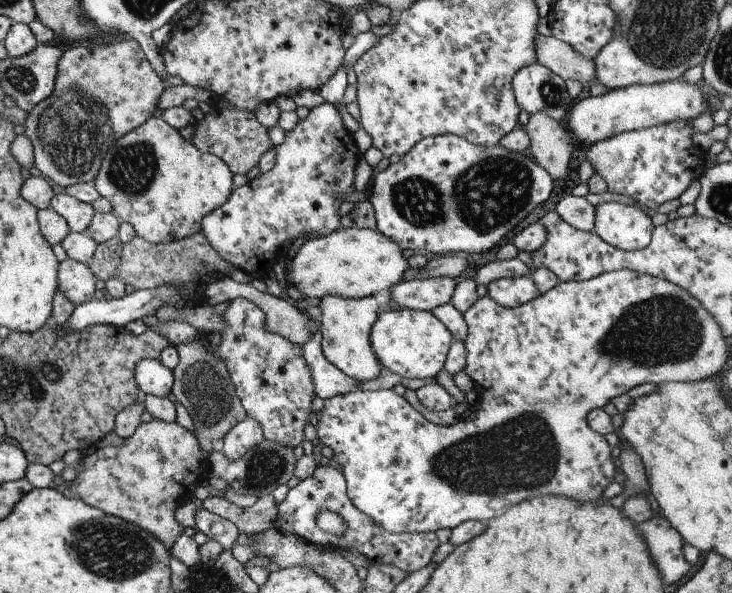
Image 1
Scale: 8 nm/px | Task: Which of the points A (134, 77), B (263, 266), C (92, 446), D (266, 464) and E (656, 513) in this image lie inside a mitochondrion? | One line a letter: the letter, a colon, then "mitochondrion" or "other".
A: other
B: other
C: other
D: mitochondrion
E: other

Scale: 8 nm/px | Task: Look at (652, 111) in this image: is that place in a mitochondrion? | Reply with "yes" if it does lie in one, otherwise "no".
no

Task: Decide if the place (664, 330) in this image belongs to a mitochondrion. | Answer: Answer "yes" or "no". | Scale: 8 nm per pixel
yes

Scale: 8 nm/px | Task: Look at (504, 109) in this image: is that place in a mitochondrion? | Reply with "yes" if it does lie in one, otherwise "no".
no

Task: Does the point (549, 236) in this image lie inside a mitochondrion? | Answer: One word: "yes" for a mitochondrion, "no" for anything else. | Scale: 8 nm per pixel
no

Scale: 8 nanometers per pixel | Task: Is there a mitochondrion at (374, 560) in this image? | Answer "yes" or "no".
no

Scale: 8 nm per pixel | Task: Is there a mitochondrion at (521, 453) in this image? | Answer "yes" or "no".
yes

